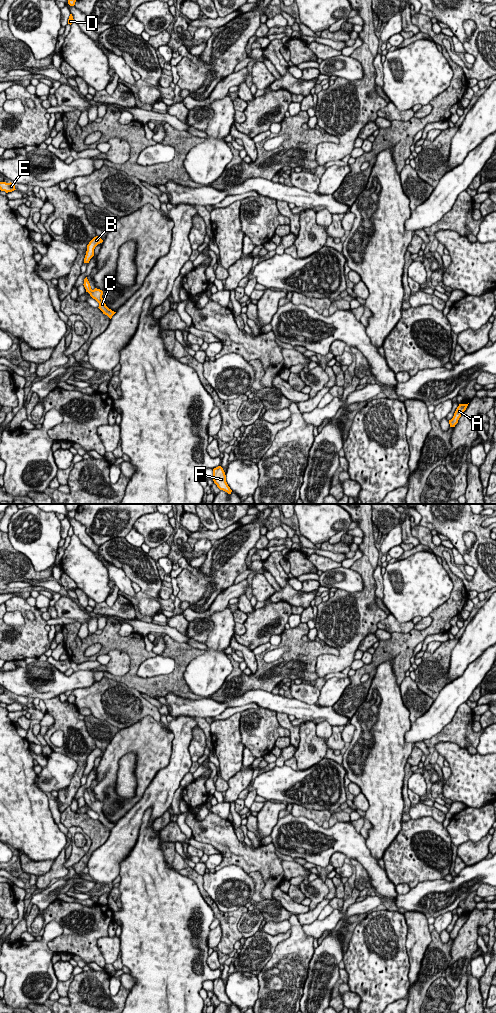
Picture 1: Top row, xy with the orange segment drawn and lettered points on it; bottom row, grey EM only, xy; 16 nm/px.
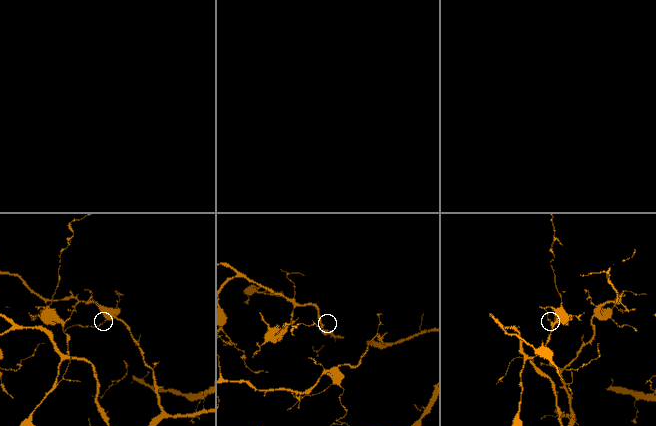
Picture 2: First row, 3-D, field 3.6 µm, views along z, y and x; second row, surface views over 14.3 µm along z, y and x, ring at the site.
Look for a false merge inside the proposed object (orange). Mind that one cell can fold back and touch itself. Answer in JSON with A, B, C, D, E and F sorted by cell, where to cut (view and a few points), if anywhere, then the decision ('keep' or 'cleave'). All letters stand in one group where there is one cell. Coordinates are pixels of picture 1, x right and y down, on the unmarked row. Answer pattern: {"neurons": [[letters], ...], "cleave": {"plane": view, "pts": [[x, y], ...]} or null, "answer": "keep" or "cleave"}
{"neurons": [["A", "B", "C", "D", "E", "F"]], "cleave": null, "answer": "keep"}

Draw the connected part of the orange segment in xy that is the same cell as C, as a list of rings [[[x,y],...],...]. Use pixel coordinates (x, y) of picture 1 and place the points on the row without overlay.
[[[87,789],[84,791],[84,799],[86,801],[86,804],[90,806],[90,808],[95,811],[99,815],[99,821],[103,824],[103,826],[107,827],[110,831],[112,828],[116,825],[109,821],[106,816],[103,813],[102,807],[103,803],[100,801],[95,800],[94,802],[91,801],[90,795],[87,791]]]

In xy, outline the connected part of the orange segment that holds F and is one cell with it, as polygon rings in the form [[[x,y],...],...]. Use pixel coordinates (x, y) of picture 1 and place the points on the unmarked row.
[[[218,978],[213,981],[213,993],[220,1002],[227,1004],[228,1006],[231,1006],[232,1002],[226,994],[226,987],[221,978]]]

